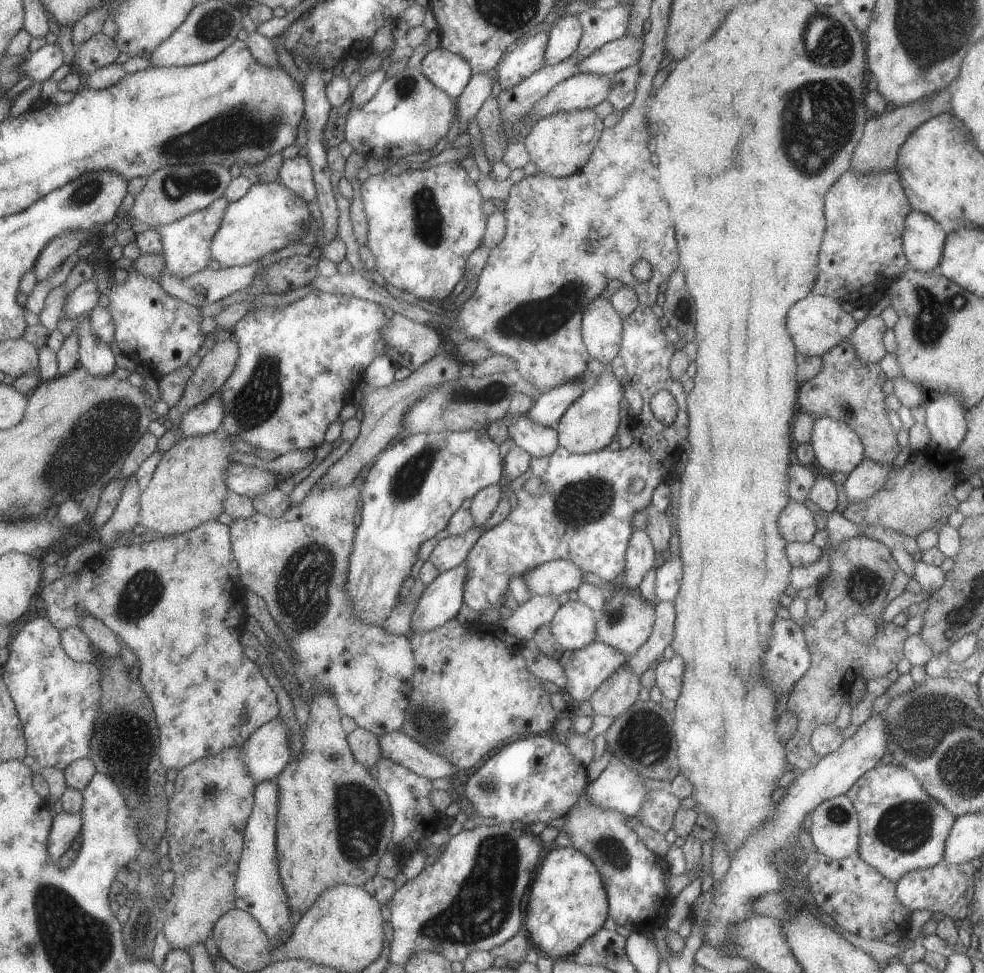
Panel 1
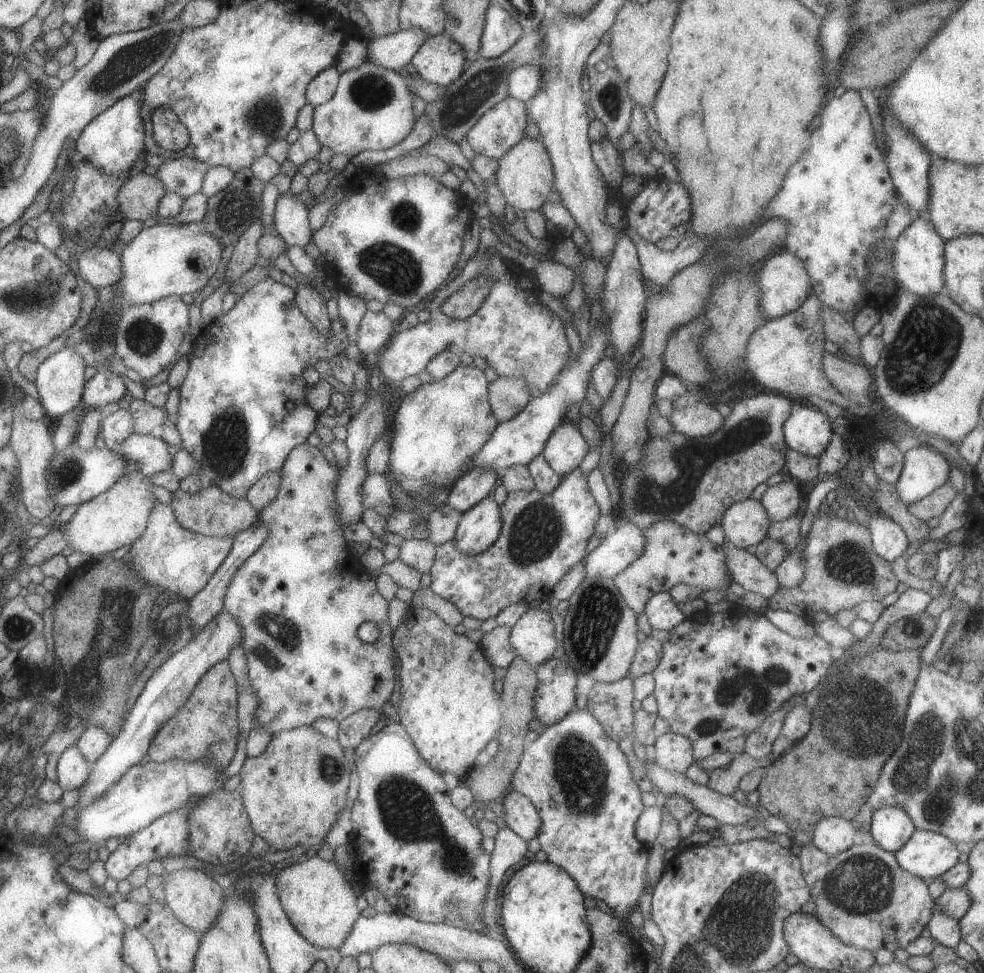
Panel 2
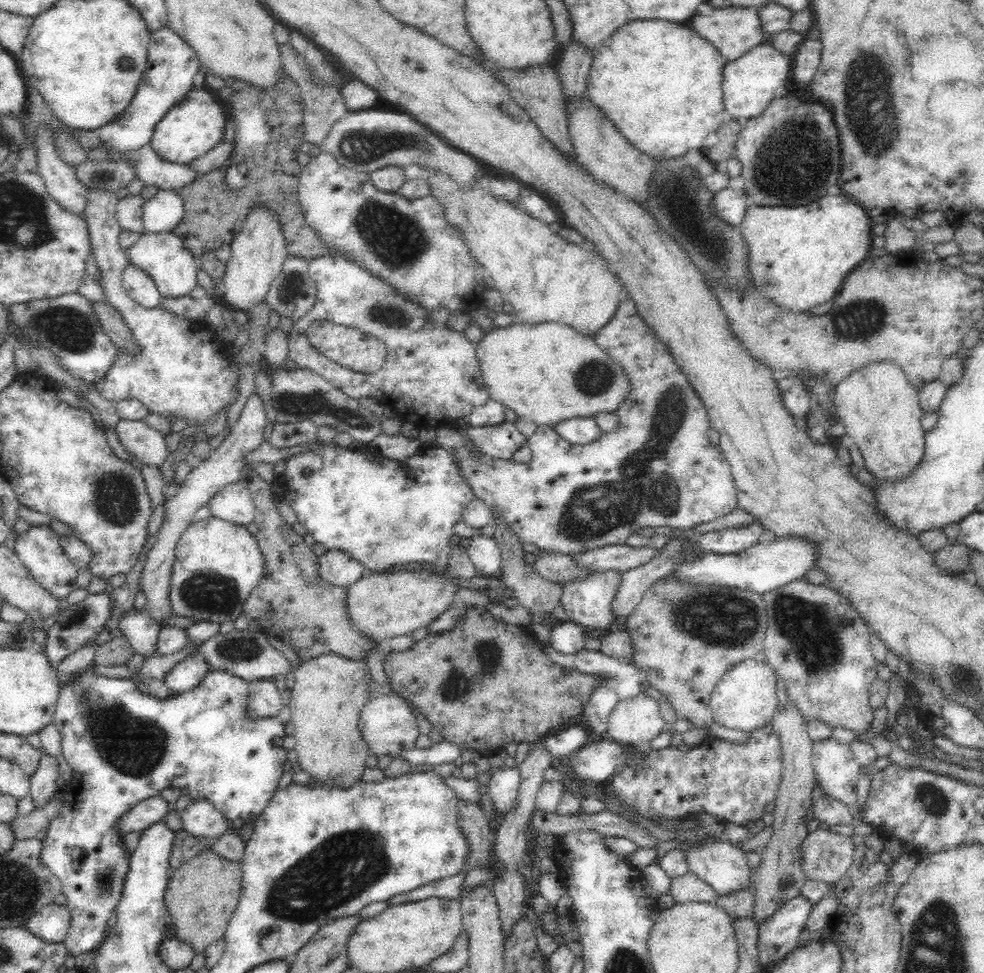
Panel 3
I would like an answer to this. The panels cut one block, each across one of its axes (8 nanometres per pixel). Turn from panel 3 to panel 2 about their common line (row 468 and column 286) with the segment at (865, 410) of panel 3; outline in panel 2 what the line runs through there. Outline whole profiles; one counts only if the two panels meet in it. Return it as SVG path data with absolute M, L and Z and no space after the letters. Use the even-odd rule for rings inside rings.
M318 855L306 856L306 859L286 866L276 874L280 904L292 926L310 944L339 950L350 935L352 924L361 916L356 906L358 897L334 861L328 862Z

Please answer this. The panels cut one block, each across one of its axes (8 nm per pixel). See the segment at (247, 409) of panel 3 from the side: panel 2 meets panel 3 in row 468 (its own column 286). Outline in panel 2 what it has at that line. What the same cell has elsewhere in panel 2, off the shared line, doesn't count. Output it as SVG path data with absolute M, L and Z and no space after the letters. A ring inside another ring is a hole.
M282 194L278 198L274 223L275 233L289 247L298 246L304 249L313 240L313 231L308 220L309 210L310 206L300 202L294 194Z

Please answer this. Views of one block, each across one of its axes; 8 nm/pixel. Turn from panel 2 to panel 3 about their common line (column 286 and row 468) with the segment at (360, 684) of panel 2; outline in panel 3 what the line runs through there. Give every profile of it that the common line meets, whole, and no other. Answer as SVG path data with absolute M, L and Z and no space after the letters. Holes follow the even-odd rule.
M627 294L621 295L621 301L619 307L616 309L614 316L602 327L597 330L593 335L593 339L596 344L604 351L612 360L616 362L624 369L624 372L630 379L628 398L622 401L620 408L616 410L615 414L618 416L619 426L612 432L602 432L602 436L590 444L571 444L570 442L560 438L556 430L548 426L537 426L534 435L528 439L527 446L532 450L532 460L527 464L516 464L510 460L498 460L490 458L488 455L474 454L473 450L469 448L467 440L447 426L441 426L437 428L432 436L435 437L438 447L444 449L444 451L450 451L454 453L453 457L456 459L456 465L462 473L462 477L466 479L466 483L470 485L472 489L474 499L478 498L487 504L491 516L501 516L501 519L512 529L512 533L518 537L523 543L532 544L539 549L550 553L559 553L562 555L574 556L576 553L587 552L596 548L601 548L607 545L626 545L626 541L629 536L634 535L638 528L656 528L658 526L670 526L670 528L677 529L678 531L685 531L698 524L704 524L704 522L712 522L716 518L727 515L734 512L737 508L736 500L736 487L734 485L734 478L730 465L725 460L725 457L721 451L718 451L716 446L710 443L707 436L708 430L710 430L710 420L704 407L702 400L698 397L698 393L694 391L694 387L690 385L688 377L680 371L680 367L674 362L672 353L668 351L666 344L662 343L654 331L650 328L650 325L646 324L646 321L640 317L634 301L630 299Z

